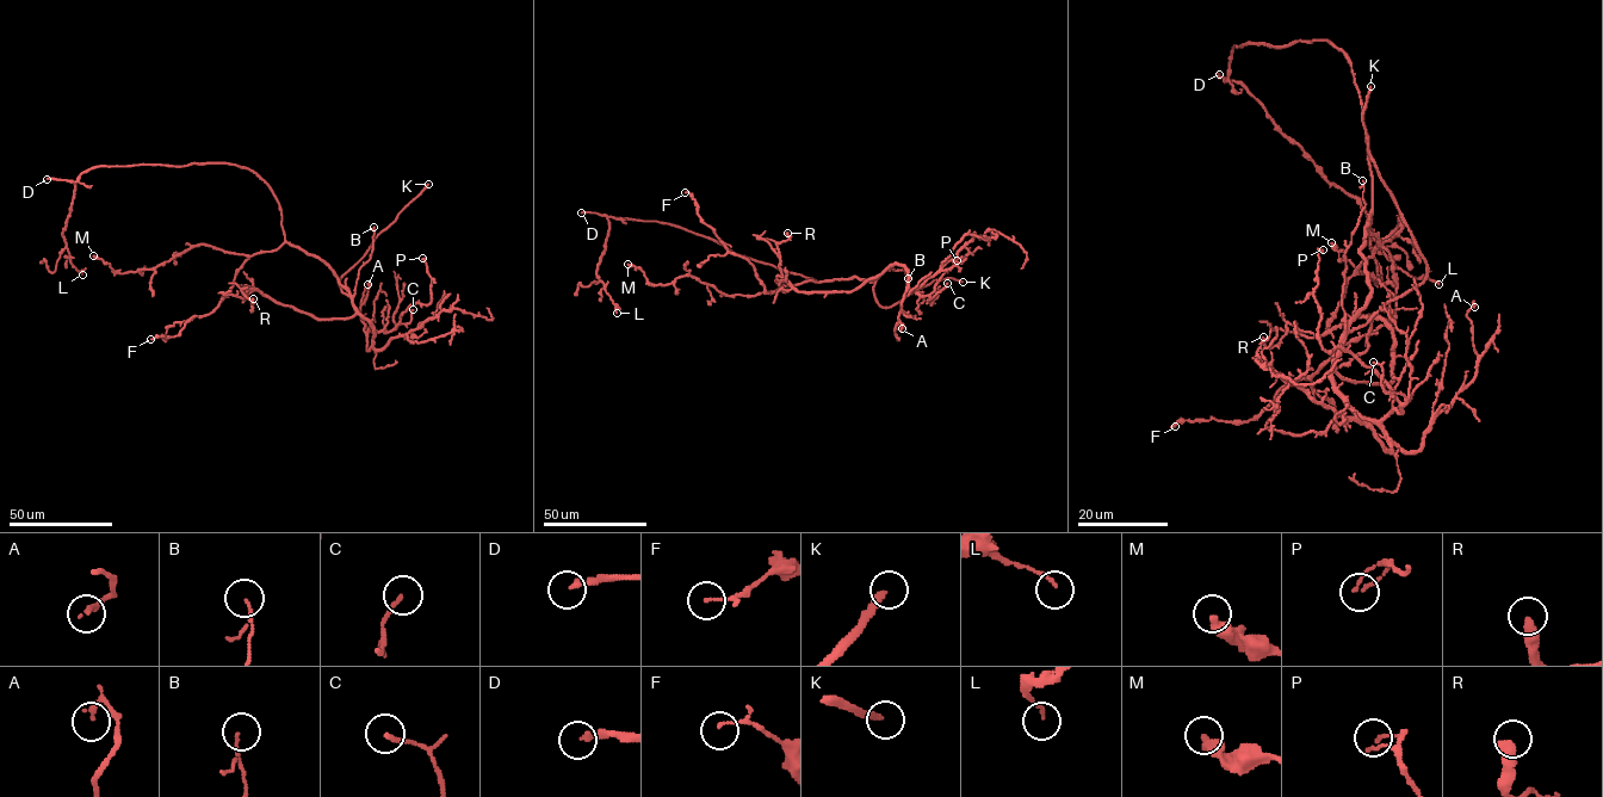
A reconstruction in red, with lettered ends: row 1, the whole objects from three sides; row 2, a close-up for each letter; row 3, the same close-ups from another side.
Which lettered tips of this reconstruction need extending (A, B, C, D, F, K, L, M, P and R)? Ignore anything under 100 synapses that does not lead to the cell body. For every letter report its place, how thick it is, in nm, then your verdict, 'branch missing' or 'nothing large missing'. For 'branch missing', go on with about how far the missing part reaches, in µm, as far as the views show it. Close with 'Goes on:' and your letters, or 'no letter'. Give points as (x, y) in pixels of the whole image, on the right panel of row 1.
A: place (1474, 307); calibre 120 nm; nothing large missing
B: place (1362, 180); calibre 80 nm; nothing large missing
C: place (1373, 362); calibre 160 nm; nothing large missing
D: place (1219, 74); calibre 190 nm; branch missing; missing 100 µm
F: place (1175, 426); calibre 110 nm; nothing large missing
K: place (1371, 86); calibre 220 nm; branch missing; missing 10 µm
L: place (1439, 284); calibre 120 nm; nothing large missing
M: place (1331, 242); calibre 360 nm; nothing large missing
P: place (1323, 249); calibre 110 nm; nothing large missing
R: place (1263, 337); calibre 480 nm; nothing large missing
Goes on: D, K

